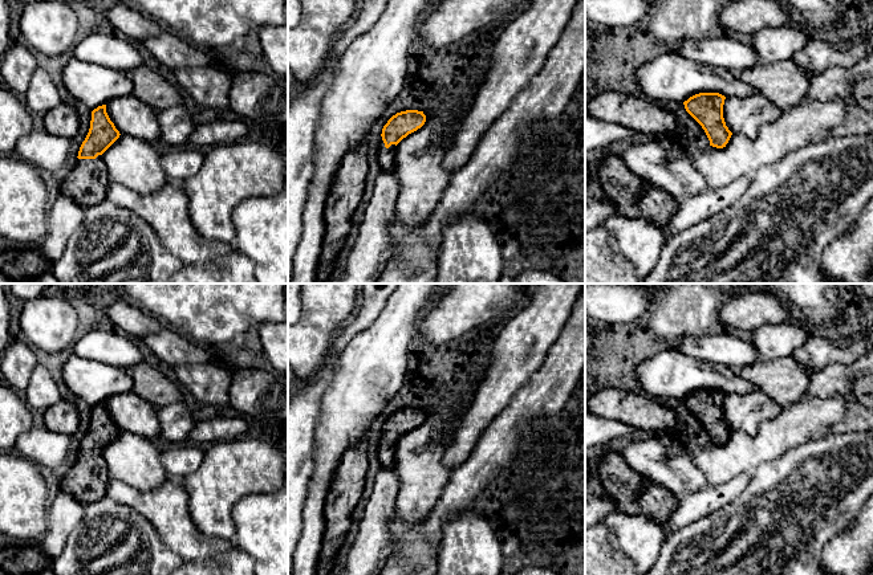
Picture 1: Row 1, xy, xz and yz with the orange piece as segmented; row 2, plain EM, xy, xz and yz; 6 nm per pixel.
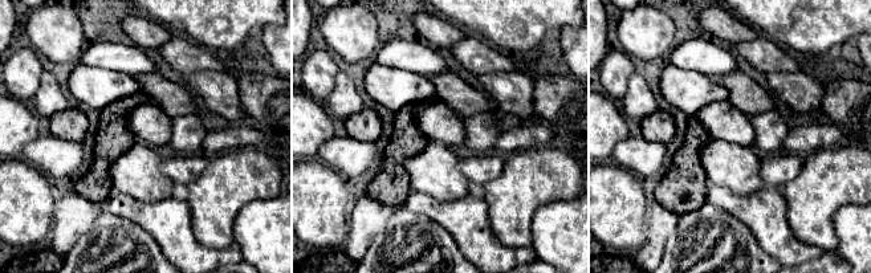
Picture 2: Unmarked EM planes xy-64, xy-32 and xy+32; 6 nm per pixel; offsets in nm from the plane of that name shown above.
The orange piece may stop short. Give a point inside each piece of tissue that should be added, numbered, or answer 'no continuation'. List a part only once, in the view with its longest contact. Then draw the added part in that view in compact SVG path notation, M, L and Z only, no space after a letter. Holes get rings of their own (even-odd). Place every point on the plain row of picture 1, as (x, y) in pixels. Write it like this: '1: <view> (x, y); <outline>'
1: xy (88, 480); M102 452L96 456L77 456L72 468L62 476L60 490L81 502L92 503L106 497L110 480Z

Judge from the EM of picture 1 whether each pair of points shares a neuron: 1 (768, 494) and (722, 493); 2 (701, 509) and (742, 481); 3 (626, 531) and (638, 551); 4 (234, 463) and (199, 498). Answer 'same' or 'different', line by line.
1: different
2: same
3: same
4: same

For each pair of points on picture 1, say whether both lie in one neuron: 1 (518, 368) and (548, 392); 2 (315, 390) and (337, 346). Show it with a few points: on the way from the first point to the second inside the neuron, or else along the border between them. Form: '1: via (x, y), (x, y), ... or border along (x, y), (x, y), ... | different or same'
1: border along (547, 351), (540, 367), (518, 391), (511, 403) | different
2: via (323, 379), (335, 357) | same

